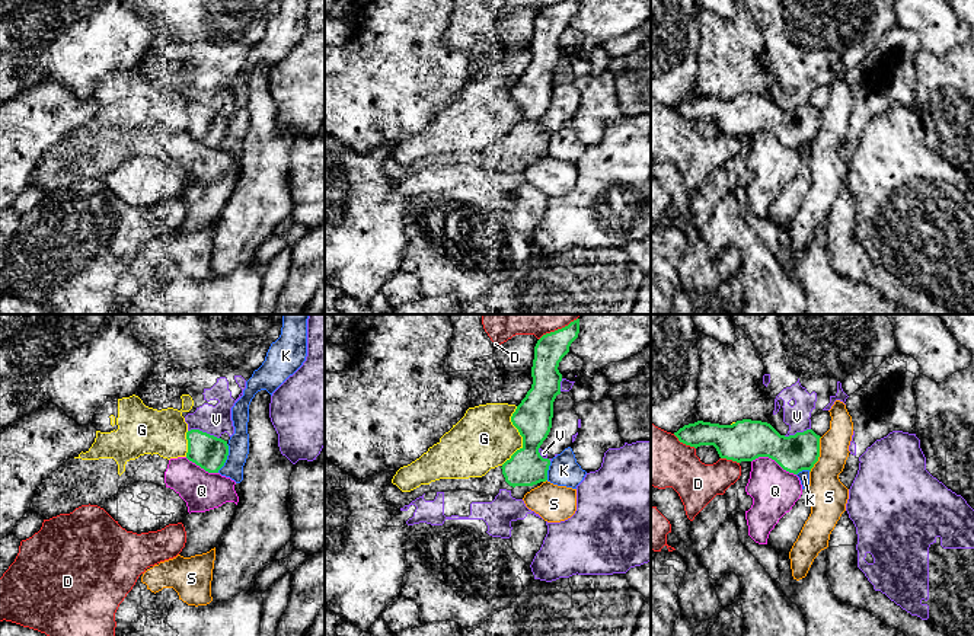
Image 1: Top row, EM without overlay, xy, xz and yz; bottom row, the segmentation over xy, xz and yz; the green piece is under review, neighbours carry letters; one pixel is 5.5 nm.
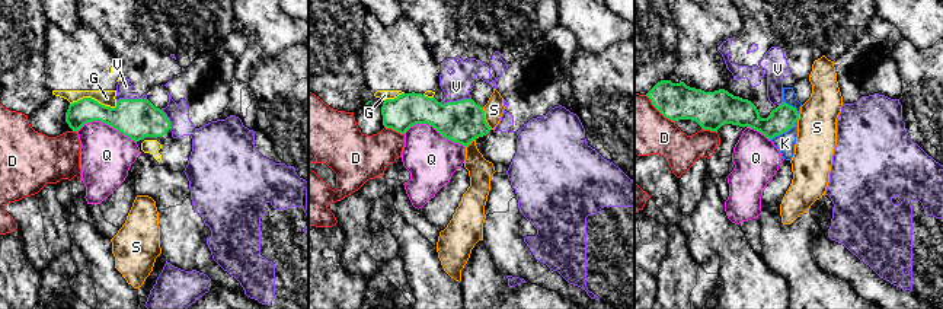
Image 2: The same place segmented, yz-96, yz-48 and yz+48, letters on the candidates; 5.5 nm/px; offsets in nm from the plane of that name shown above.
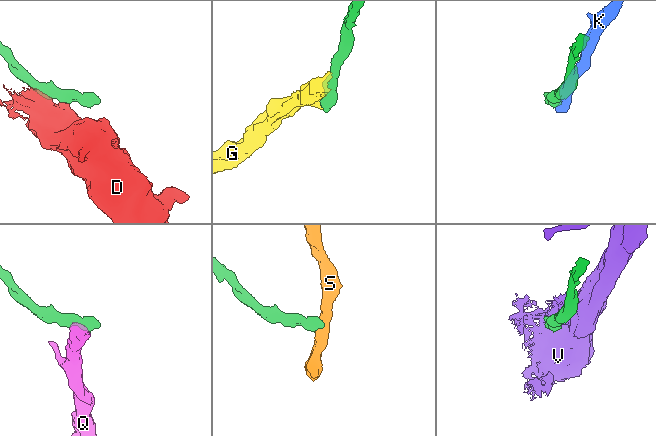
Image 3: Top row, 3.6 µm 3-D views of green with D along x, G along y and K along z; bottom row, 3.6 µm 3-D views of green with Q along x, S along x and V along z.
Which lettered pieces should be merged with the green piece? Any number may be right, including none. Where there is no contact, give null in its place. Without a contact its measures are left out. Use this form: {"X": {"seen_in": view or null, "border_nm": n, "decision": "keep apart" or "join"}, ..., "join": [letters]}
{"D": {"seen_in": "yz", "border_nm": 150, "decision": "keep apart"}, "G": {"seen_in": "xz", "border_nm": 340, "decision": "keep apart"}, "K": {"seen_in": "xy", "border_nm": 170, "decision": "keep apart"}, "Q": {"seen_in": "yz", "border_nm": 260, "decision": "keep apart"}, "S": {"seen_in": "yz", "border_nm": 220, "decision": "keep apart"}, "V": {"seen_in": "xy", "border_nm": 180, "decision": "keep apart"}, "join": []}

